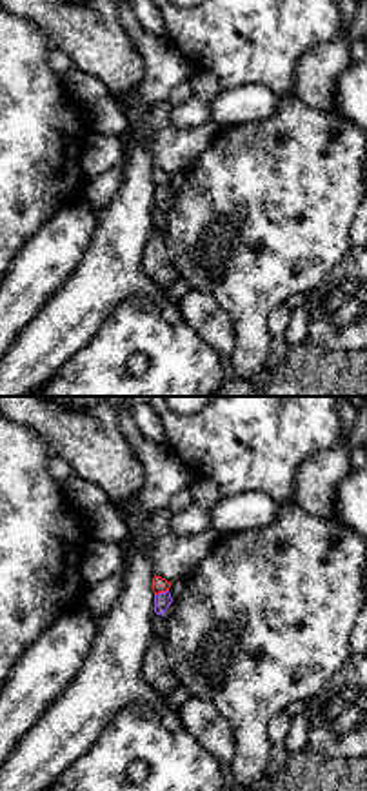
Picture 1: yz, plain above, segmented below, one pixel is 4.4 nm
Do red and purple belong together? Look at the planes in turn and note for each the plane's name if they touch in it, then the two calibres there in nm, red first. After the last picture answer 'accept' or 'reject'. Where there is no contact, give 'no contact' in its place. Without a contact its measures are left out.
meets red in yz; 70 nm thick on the red side, 80 nm on the other

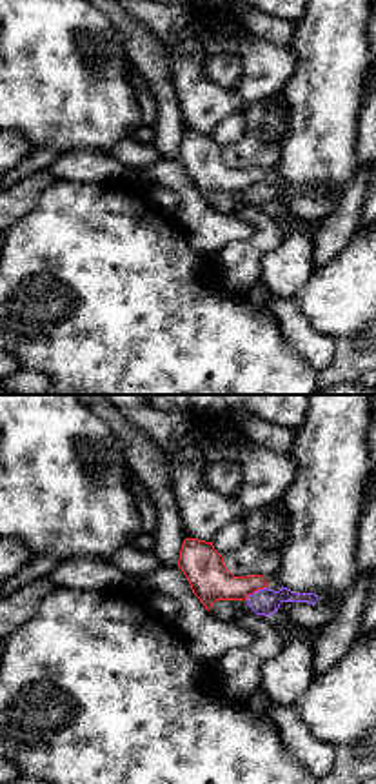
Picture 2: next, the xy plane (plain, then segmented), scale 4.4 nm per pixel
meets red in xy; 180 nm thick on the red side, 120 nm on the other

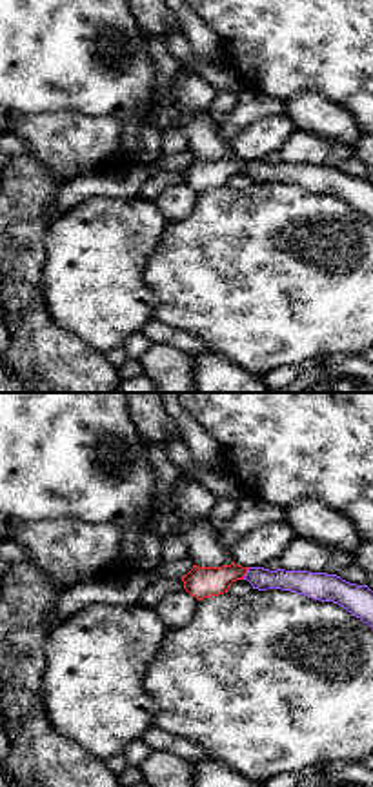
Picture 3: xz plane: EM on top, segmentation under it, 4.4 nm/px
meets red in xz; 140 nm thick on the red side, 110 nm on the other

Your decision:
reject

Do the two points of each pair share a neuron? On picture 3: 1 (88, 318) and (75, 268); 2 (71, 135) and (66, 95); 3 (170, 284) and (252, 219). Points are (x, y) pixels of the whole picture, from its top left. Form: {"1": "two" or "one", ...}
{"1": "one", "2": "two", "3": "one"}

